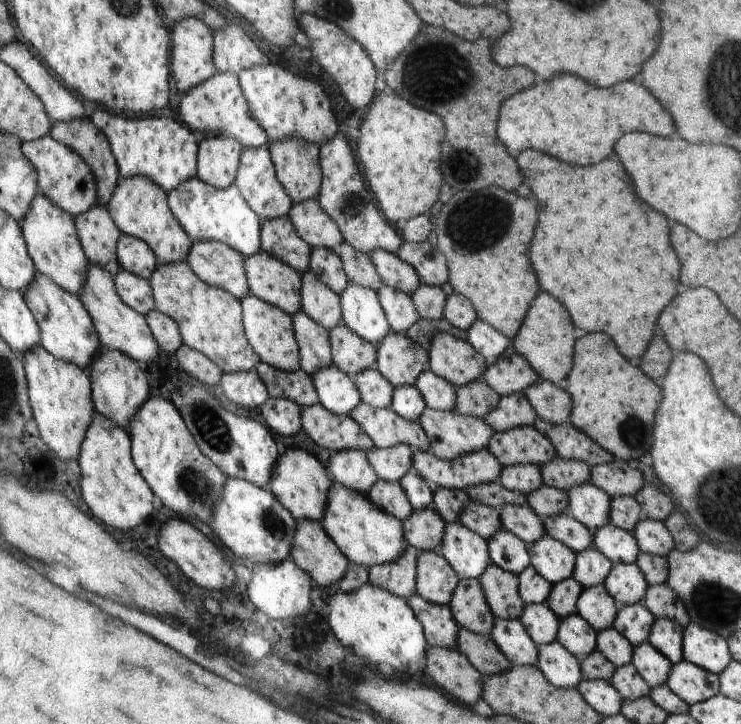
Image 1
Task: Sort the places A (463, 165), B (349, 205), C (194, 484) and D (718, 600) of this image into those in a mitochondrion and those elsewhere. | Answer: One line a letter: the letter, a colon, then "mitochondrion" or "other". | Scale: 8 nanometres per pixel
A: mitochondrion
B: mitochondrion
C: mitochondrion
D: mitochondrion

